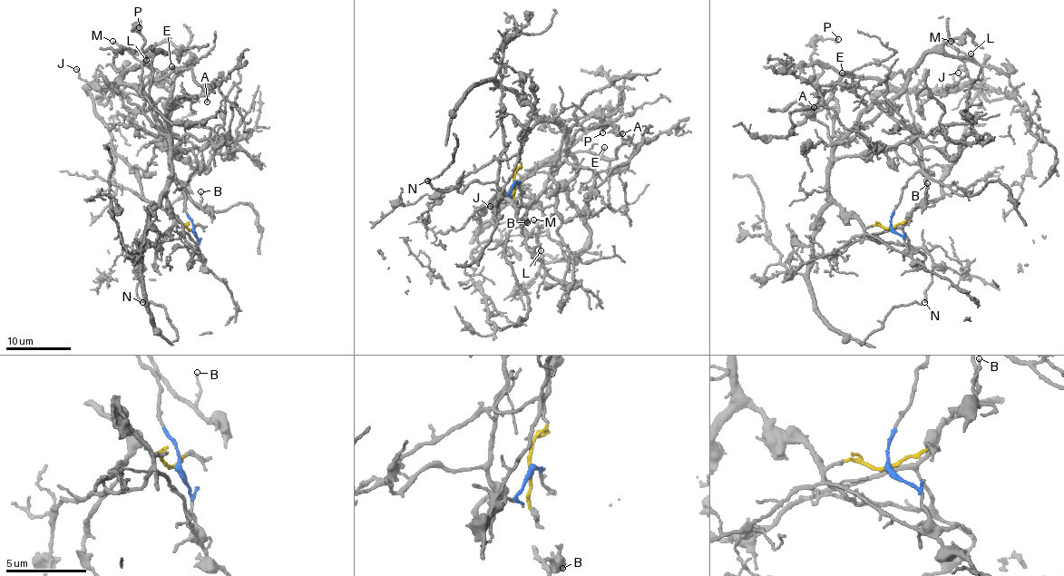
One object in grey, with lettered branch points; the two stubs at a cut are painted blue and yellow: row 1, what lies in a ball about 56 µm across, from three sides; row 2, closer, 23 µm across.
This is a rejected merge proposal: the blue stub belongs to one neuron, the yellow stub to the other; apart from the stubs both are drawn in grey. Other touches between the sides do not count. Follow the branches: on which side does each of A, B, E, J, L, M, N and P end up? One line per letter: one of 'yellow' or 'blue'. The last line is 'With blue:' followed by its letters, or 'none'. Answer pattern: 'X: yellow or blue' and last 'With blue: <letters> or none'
A: blue
B: blue
E: blue
J: blue
L: yellow
M: yellow
N: yellow
P: yellow
With blue: A, B, E, J

